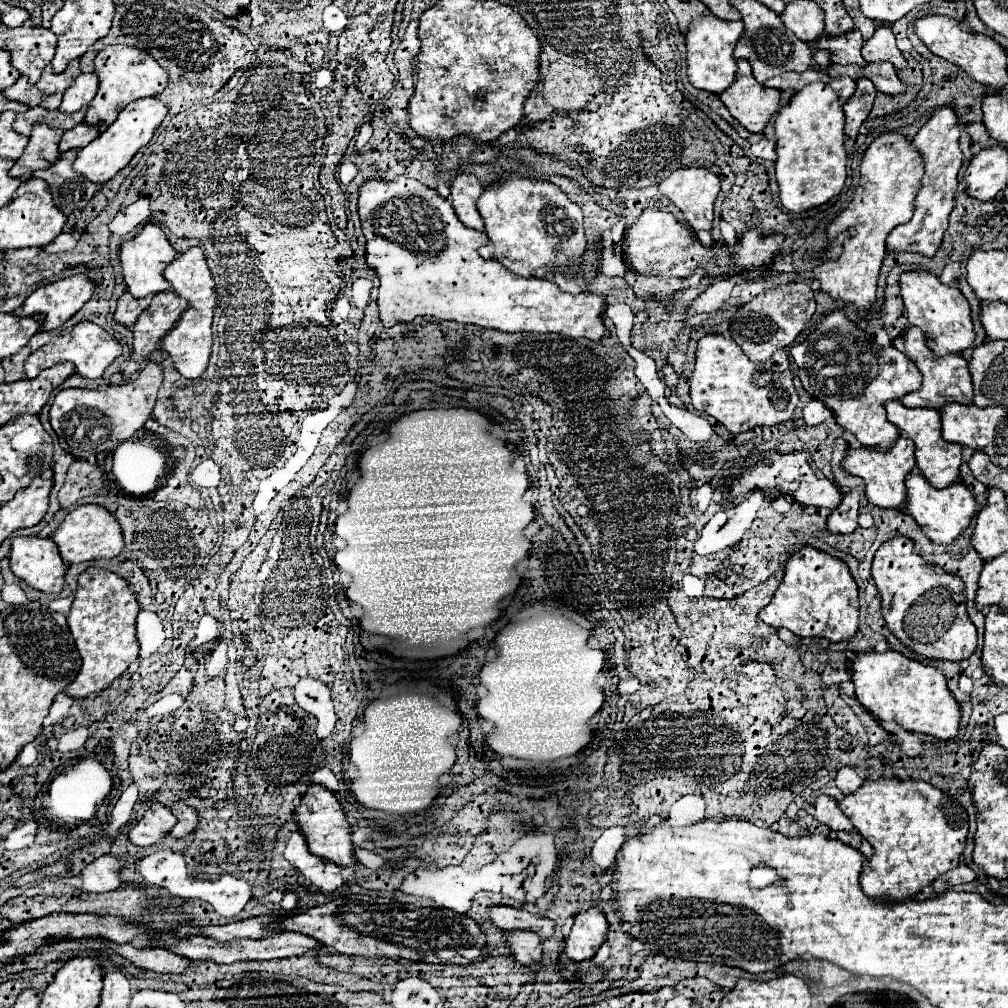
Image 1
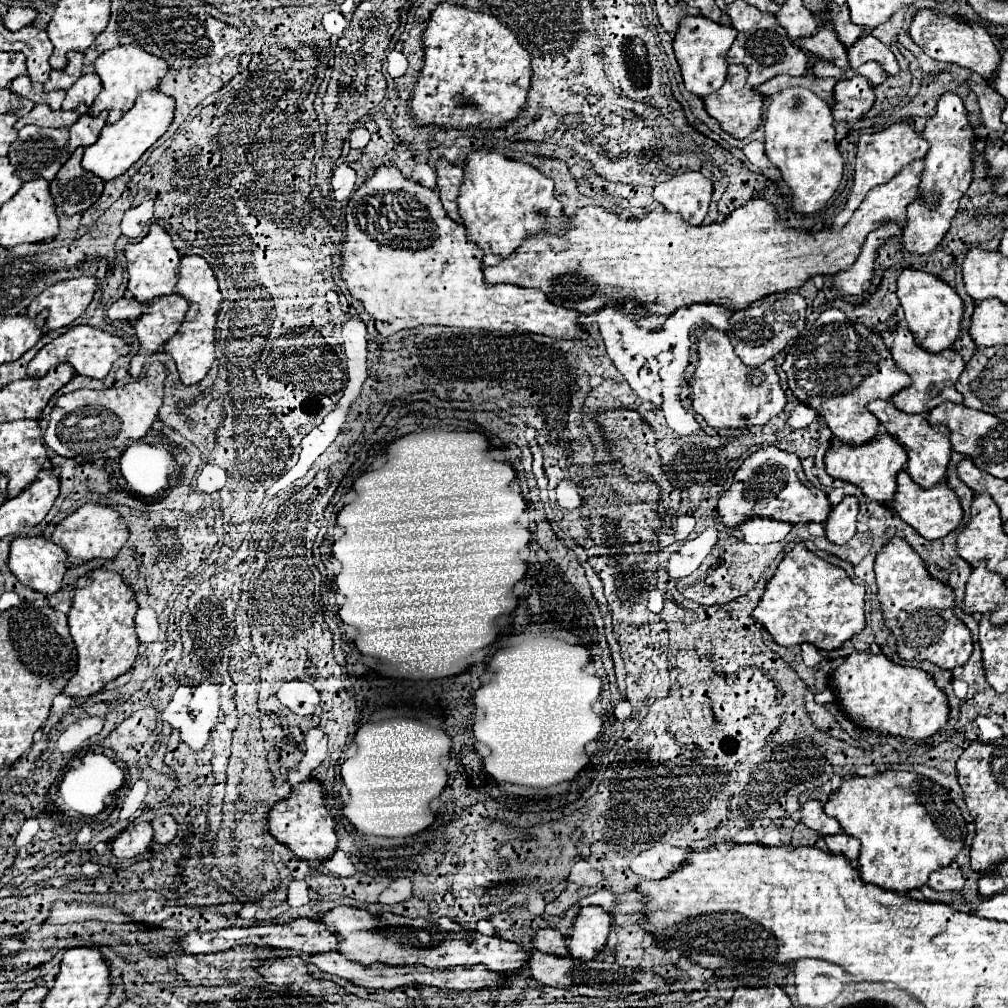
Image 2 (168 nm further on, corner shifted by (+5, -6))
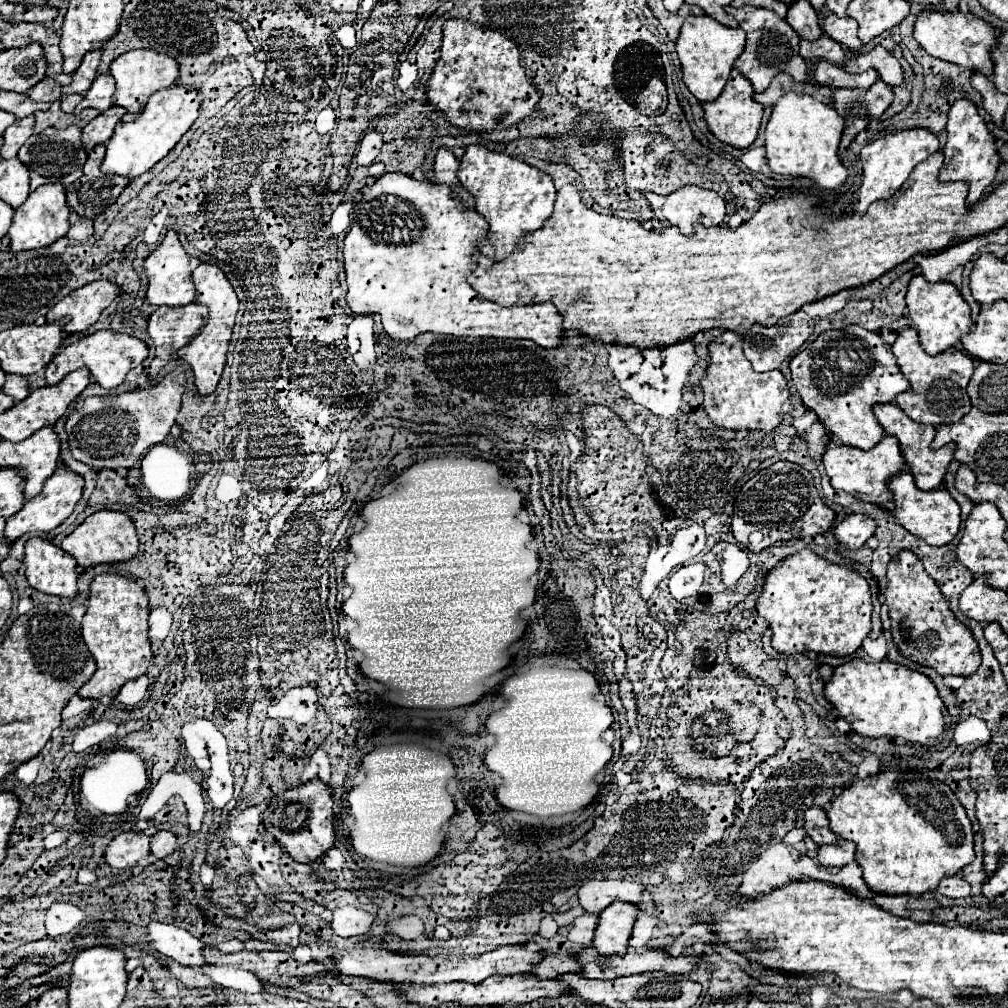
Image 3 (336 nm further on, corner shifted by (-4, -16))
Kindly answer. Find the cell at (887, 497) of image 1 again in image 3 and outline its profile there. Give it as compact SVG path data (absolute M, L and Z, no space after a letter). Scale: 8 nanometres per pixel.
M885 436L875 448L867 452L853 448L853 446L829 442L823 454L823 464L831 478L833 488L843 490L863 502L871 502L879 506L887 506L893 500L893 492L889 490L889 480L905 468L905 460L903 460L903 454L901 454L901 448L895 436Z

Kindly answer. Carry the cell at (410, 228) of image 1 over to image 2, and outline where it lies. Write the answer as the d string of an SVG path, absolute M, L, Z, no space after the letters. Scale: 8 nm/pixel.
M380 166L372 178L368 178L348 200L346 208L346 238L342 242L342 264L340 264L340 276L346 282L352 298L360 300L366 308L366 312L370 312L376 320L376 330L382 336L390 336L396 334L400 330L406 328L416 328L420 324L430 324L430 326L454 326L454 328L480 328L480 330L518 330L518 332L532 332L532 334L542 334L542 336L550 336L550 338L584 338L586 332L582 332L582 328L576 324L576 318L580 314L574 314L572 310L566 308L558 308L554 306L546 294L542 290L534 290L534 288L518 288L518 286L510 286L510 284L498 284L498 286L486 286L484 278L482 278L482 252L476 252L476 244L468 240L466 236L466 228L458 222L454 222L452 218L448 218L446 210L442 208L442 202L438 198L438 190L430 190L406 176L402 176L402 172L394 166Z

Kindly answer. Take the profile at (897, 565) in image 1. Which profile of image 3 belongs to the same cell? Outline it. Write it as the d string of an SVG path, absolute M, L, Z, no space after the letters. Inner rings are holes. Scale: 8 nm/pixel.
M901 550L889 562L887 582L885 600L889 604L891 634L903 656L919 666L935 668L943 676L969 676L981 666L981 652L971 630L953 616L935 580L931 580L921 560L911 550ZM901 624L909 626L909 636L903 636Z

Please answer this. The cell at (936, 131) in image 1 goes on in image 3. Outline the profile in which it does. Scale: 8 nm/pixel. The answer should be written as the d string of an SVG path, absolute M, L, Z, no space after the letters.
M957 100L951 110L949 110L949 120L947 120L947 142L943 146L943 168L939 174L941 182L951 182L951 180L963 180L969 184L969 194L967 194L967 208L971 208L983 192L991 186L997 168L1001 164L997 148L995 148L995 138L989 134L983 118L979 116L975 104L971 100Z

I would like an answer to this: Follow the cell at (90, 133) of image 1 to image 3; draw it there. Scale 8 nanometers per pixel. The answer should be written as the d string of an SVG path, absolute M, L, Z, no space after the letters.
M111 106L107 112L99 114L95 120L91 120L85 128L83 128L83 148L87 152L91 152L95 146L99 144L105 144L111 136L113 136L113 130L115 126L121 122L121 116L125 114L123 108L119 106Z

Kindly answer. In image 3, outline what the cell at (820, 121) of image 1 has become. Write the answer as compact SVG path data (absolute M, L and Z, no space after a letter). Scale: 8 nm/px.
M787 92L773 106L773 114L765 128L767 164L773 172L783 176L805 176L825 190L837 190L849 178L847 168L837 156L839 138L843 132L843 118L835 108L815 100L807 94Z

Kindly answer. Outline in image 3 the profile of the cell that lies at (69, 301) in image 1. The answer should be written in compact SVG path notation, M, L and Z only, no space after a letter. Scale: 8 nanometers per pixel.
M109 280L91 282L83 288L73 290L67 298L59 300L49 312L47 322L63 322L63 332L85 332L99 320L99 314L111 304L111 300L119 294L119 288Z

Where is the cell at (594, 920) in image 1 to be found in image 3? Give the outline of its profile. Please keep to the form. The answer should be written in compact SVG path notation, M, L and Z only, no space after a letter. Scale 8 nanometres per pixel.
M617 902L607 906L599 914L599 922L595 928L593 948L603 956L623 956L627 950L627 940L631 936L633 922L637 918L637 906L631 902Z

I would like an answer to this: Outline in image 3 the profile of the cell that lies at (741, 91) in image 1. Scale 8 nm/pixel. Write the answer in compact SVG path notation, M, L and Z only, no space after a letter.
M731 70L731 76L721 92L721 96L713 102L705 102L703 104L705 110L705 120L709 130L715 134L715 138L719 138L725 144L731 144L733 148L749 148L761 128L761 118L763 118L763 106L759 102L753 100L753 86L751 82L737 70Z

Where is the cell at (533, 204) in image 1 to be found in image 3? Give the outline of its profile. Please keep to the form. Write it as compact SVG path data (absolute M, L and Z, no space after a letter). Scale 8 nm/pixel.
M471 144L461 160L457 176L461 186L475 198L475 210L489 224L489 242L481 246L481 252L495 262L513 254L521 238L539 230L545 220L551 218L557 196L553 178L523 160Z

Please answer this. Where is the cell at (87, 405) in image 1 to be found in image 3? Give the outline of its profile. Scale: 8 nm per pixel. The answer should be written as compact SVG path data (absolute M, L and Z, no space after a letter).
M175 368L159 384L151 388L125 392L117 396L79 400L65 424L69 436L69 450L73 458L81 460L93 470L101 468L115 470L137 466L151 446L161 444L167 438L171 426L175 424L175 416L181 408L183 390L185 390L183 368Z

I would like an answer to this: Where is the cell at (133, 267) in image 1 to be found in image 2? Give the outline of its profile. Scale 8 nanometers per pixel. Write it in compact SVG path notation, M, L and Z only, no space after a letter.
M152 224L148 236L144 236L136 244L128 244L124 254L126 254L126 262L128 262L128 276L130 276L128 278L128 290L132 292L132 296L138 302L150 302L158 296L176 292L176 282L178 282L178 270L176 268L180 262L180 254L172 246L170 234L160 224Z

